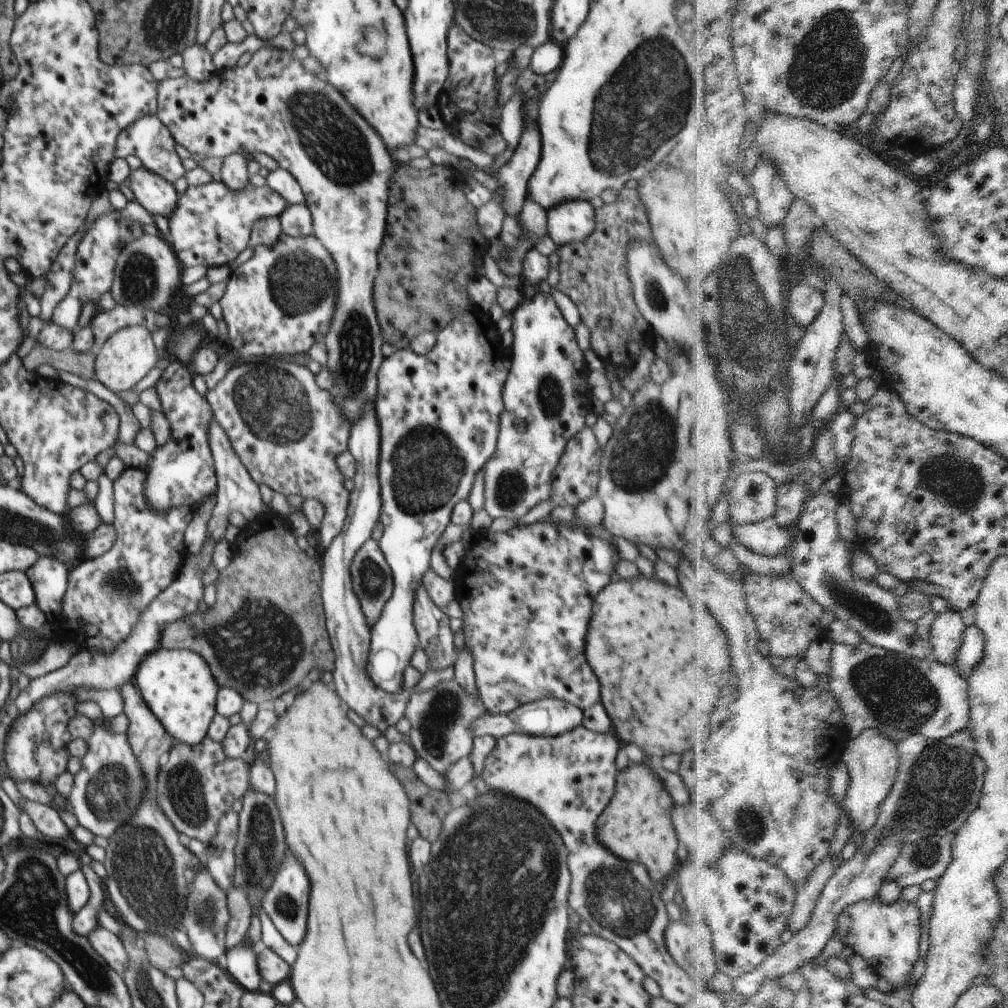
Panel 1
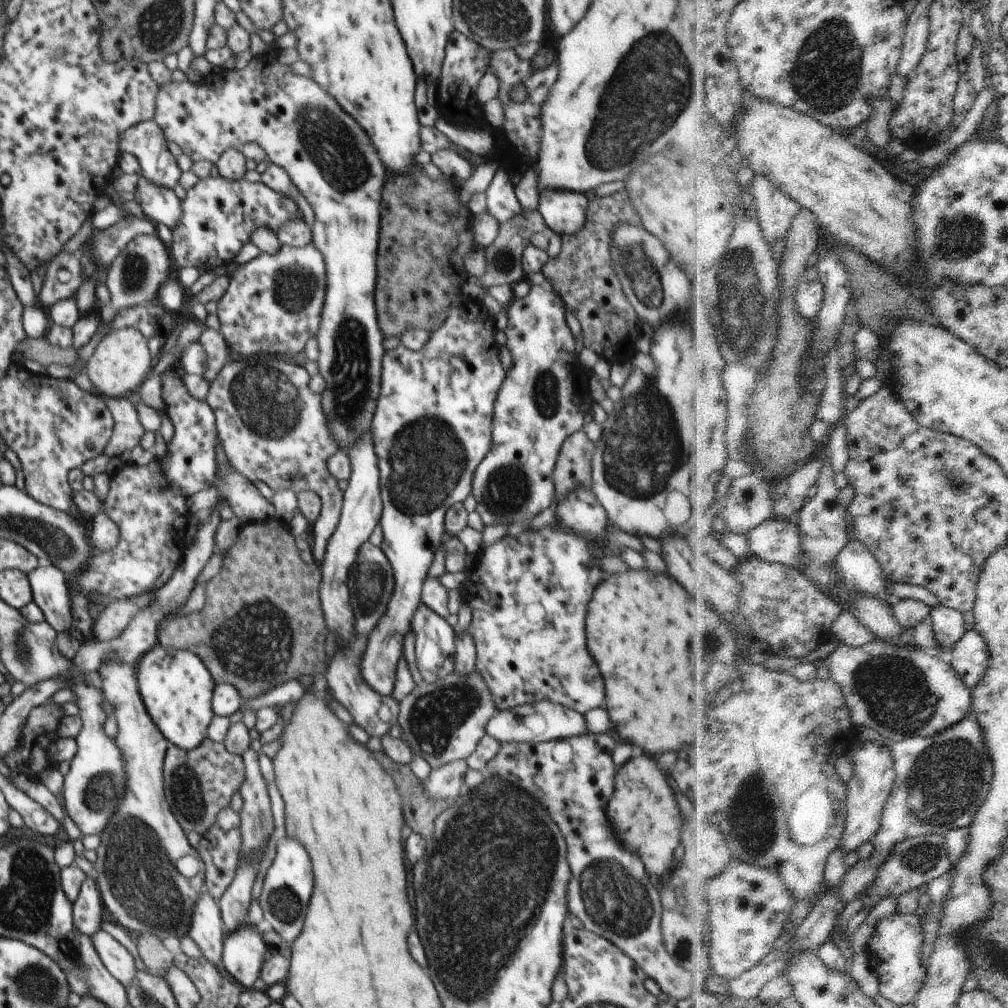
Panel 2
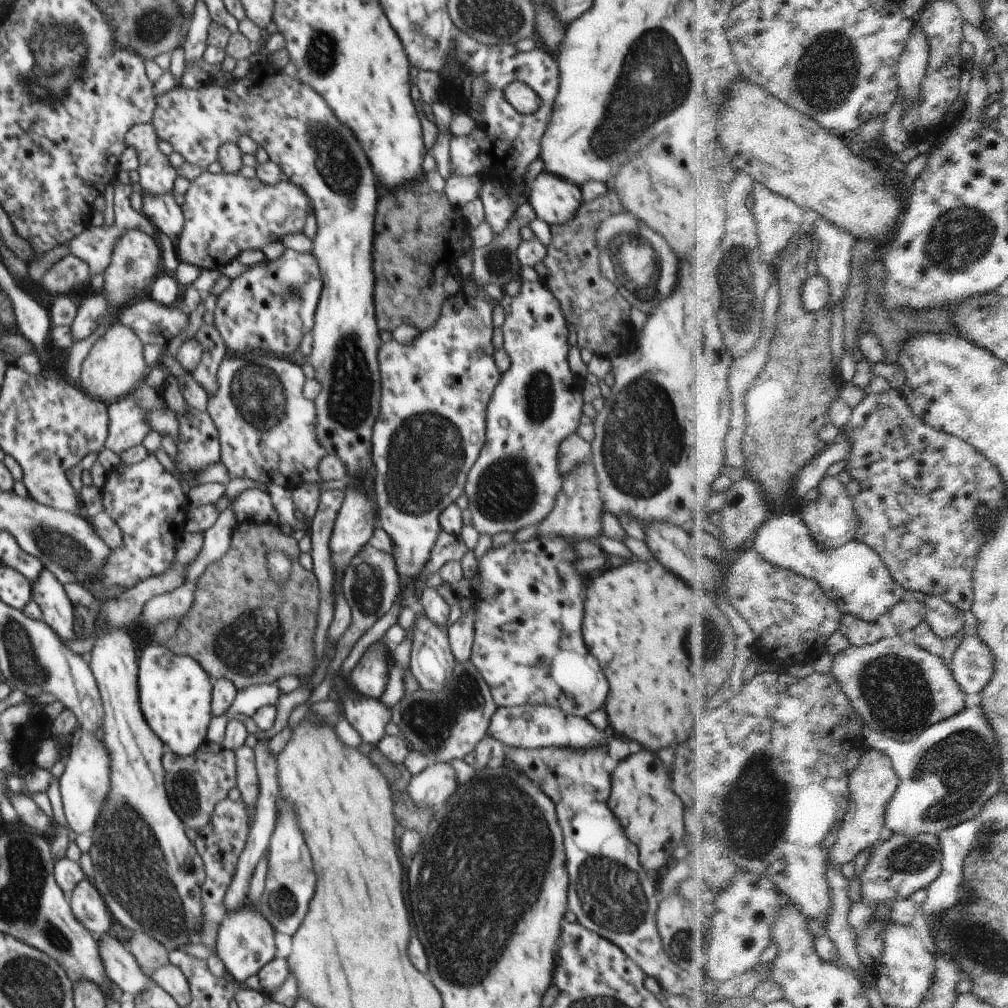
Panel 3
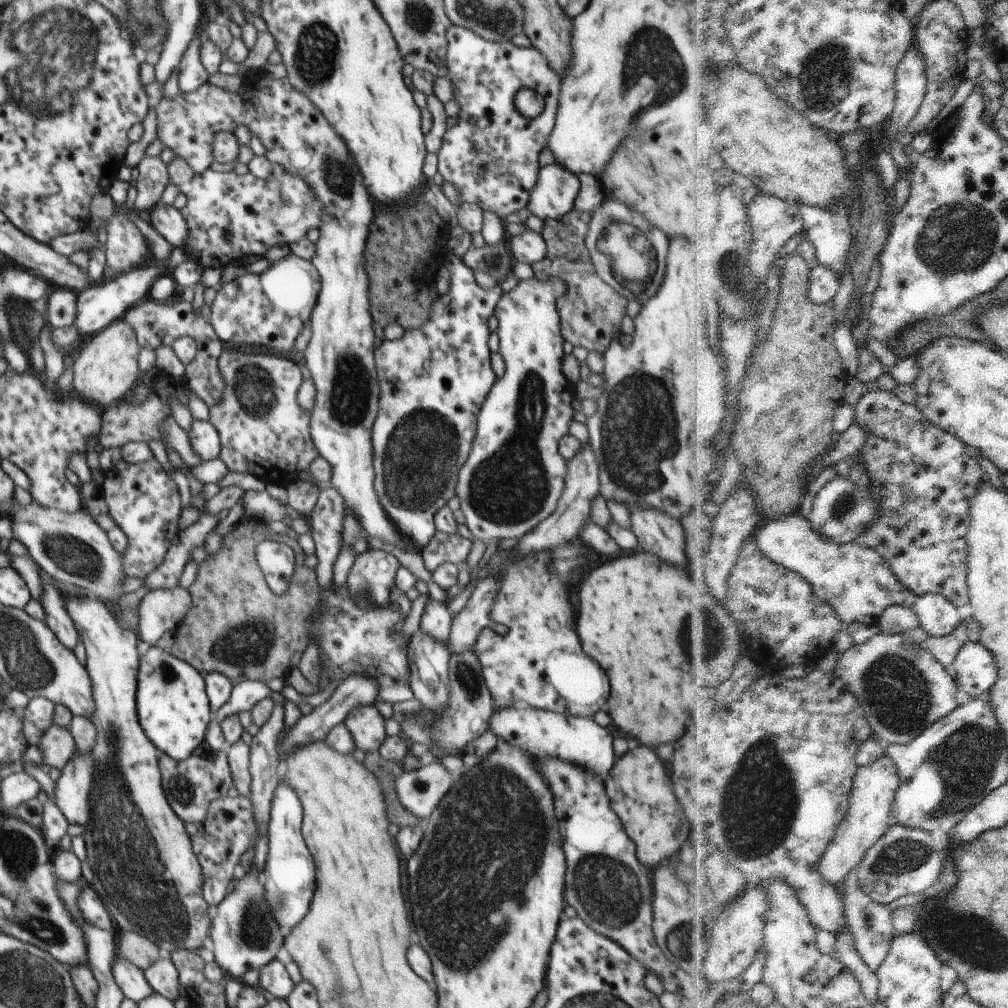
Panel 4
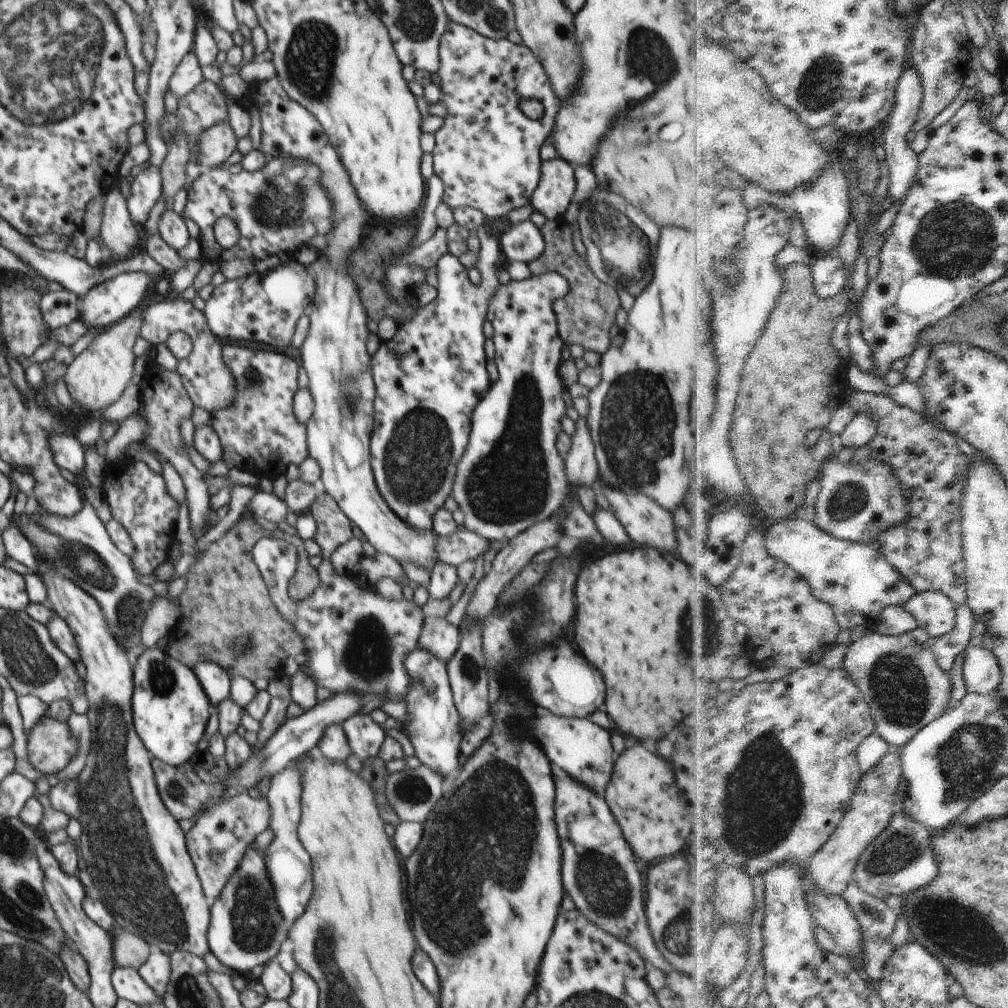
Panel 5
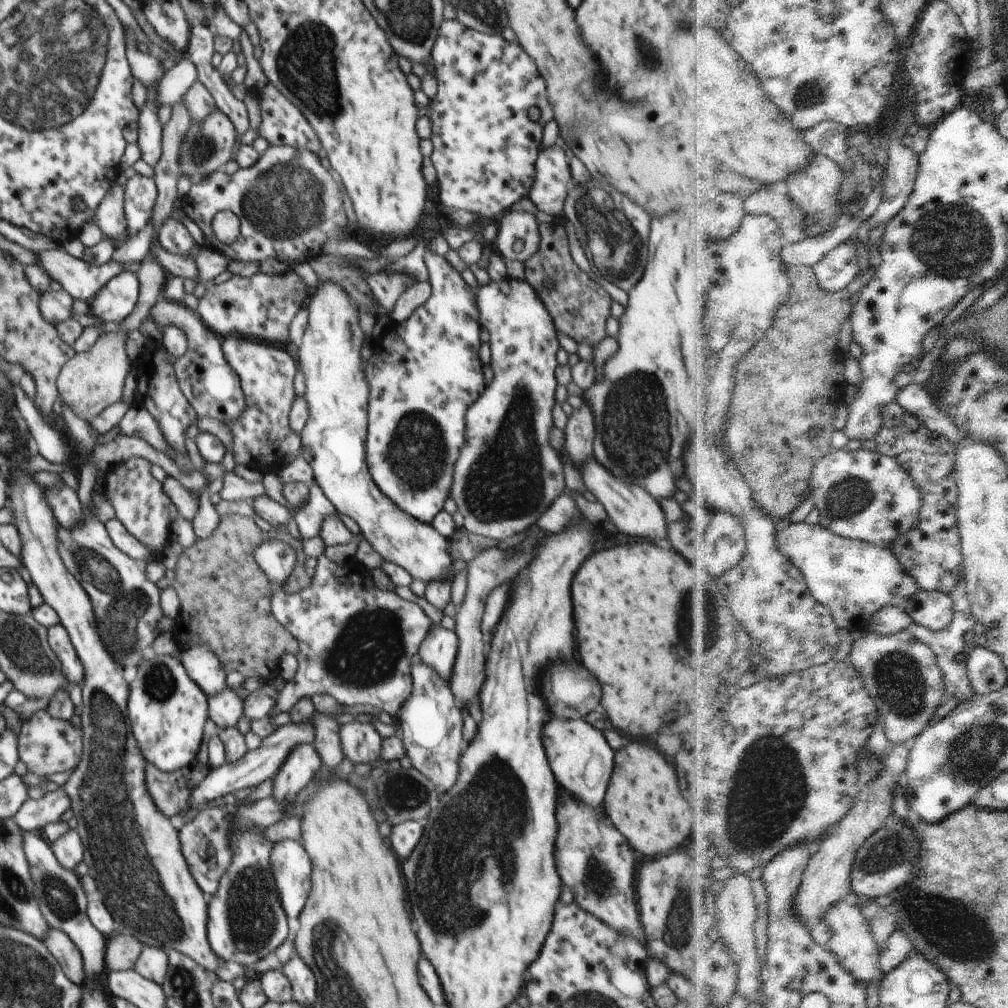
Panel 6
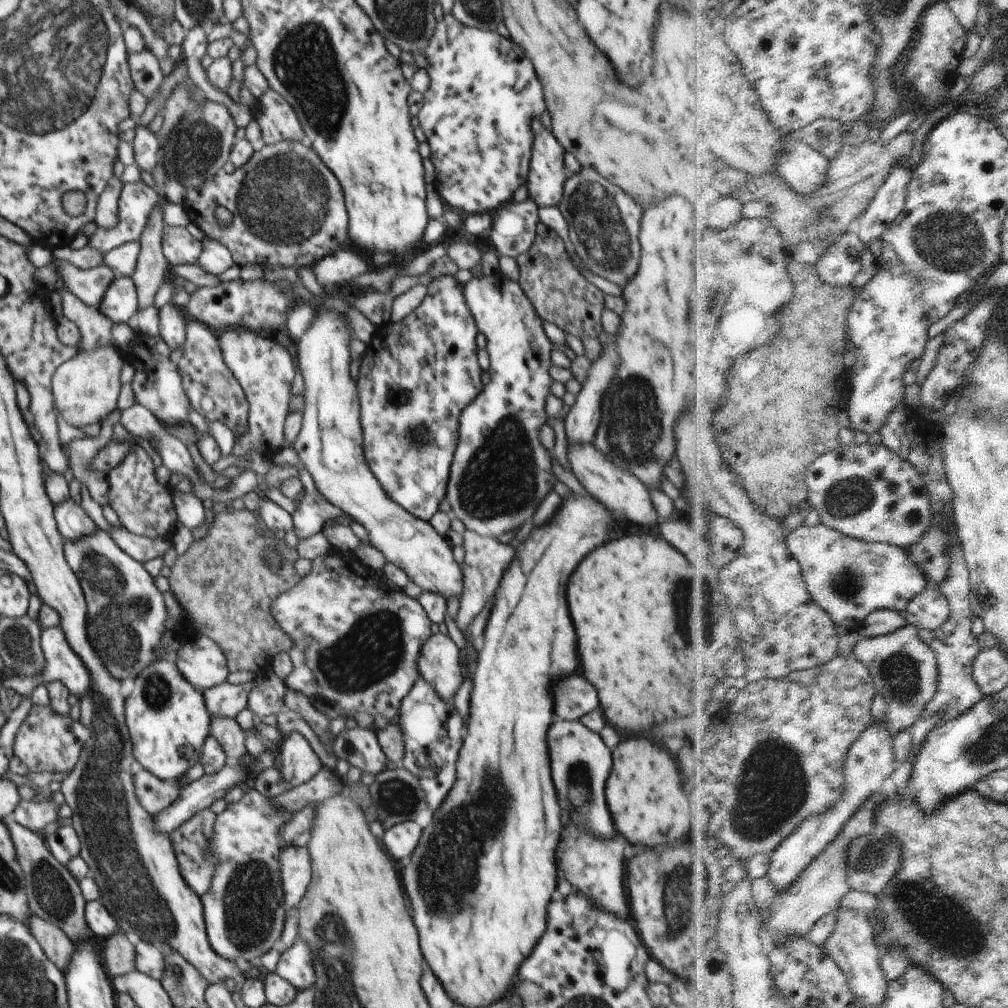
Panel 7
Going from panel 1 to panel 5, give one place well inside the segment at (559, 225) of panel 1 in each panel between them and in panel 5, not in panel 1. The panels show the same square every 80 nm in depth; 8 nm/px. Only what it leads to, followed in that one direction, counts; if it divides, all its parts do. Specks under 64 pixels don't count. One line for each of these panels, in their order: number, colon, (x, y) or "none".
2: (564, 212)
3: (556, 201)
4: (553, 196)
5: (557, 184)

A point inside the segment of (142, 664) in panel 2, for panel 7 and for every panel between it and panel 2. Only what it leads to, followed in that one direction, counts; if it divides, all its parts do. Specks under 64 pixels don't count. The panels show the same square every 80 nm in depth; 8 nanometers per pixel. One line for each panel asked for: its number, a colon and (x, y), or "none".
3: (174, 690)
4: (173, 707)
5: (170, 709)
6: (168, 711)
7: (168, 722)

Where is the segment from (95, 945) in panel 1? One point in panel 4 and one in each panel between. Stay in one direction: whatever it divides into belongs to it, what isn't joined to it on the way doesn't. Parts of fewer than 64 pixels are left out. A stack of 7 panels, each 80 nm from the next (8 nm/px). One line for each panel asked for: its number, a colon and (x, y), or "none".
2: (119, 962)
3: (120, 965)
4: (132, 981)

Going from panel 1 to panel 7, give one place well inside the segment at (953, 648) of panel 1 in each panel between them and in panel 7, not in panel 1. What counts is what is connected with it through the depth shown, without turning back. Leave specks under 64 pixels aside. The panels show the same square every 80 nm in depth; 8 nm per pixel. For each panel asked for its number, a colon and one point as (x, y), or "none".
2: (950, 625)
3: (948, 621)
4: (940, 616)
5: (935, 611)
6: (934, 609)
7: (932, 609)

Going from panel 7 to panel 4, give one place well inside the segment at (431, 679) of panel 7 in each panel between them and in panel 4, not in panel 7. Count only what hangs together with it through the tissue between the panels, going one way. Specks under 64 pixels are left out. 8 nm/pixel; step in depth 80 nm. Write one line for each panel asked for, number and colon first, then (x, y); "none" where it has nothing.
4: (436, 620)
5: (440, 638)
6: (439, 648)

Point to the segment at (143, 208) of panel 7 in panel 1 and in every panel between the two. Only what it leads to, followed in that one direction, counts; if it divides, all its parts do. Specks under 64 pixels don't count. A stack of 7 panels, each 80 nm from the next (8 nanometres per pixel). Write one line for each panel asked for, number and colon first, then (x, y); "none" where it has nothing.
1: (148, 138)
2: (145, 141)
3: (157, 175)
4: (153, 178)
5: (146, 188)
6: (140, 195)

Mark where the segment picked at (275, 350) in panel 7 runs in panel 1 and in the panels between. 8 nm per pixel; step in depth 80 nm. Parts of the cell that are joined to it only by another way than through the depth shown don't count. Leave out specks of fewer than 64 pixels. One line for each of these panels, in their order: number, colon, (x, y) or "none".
1: (262, 405)
2: (272, 427)
3: (266, 426)
4: (263, 429)
5: (260, 434)
6: (262, 437)

